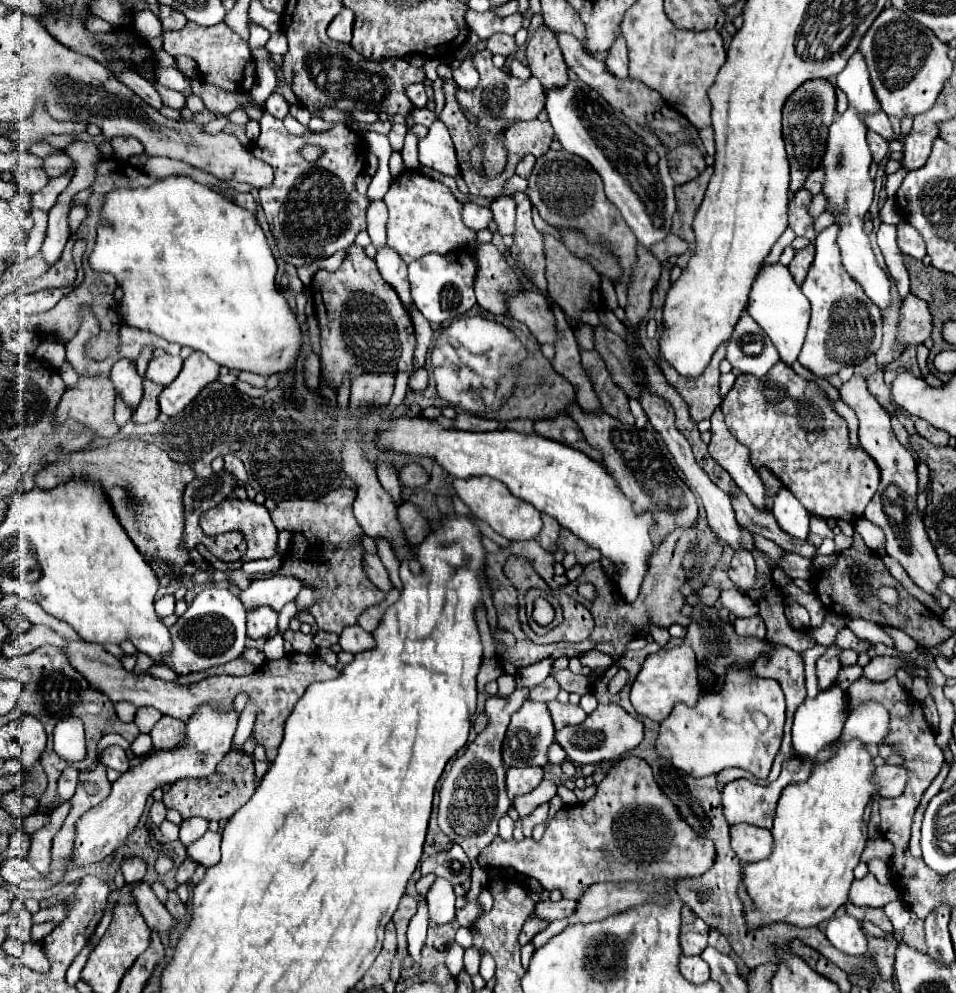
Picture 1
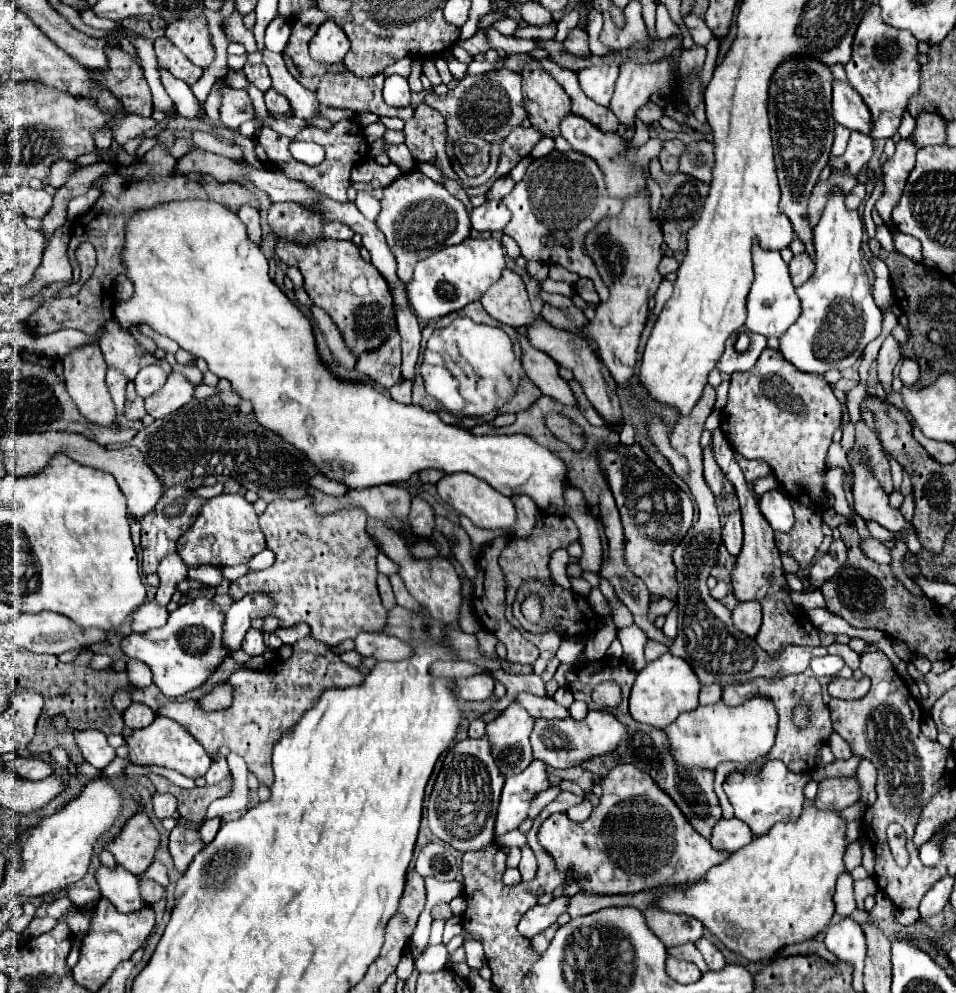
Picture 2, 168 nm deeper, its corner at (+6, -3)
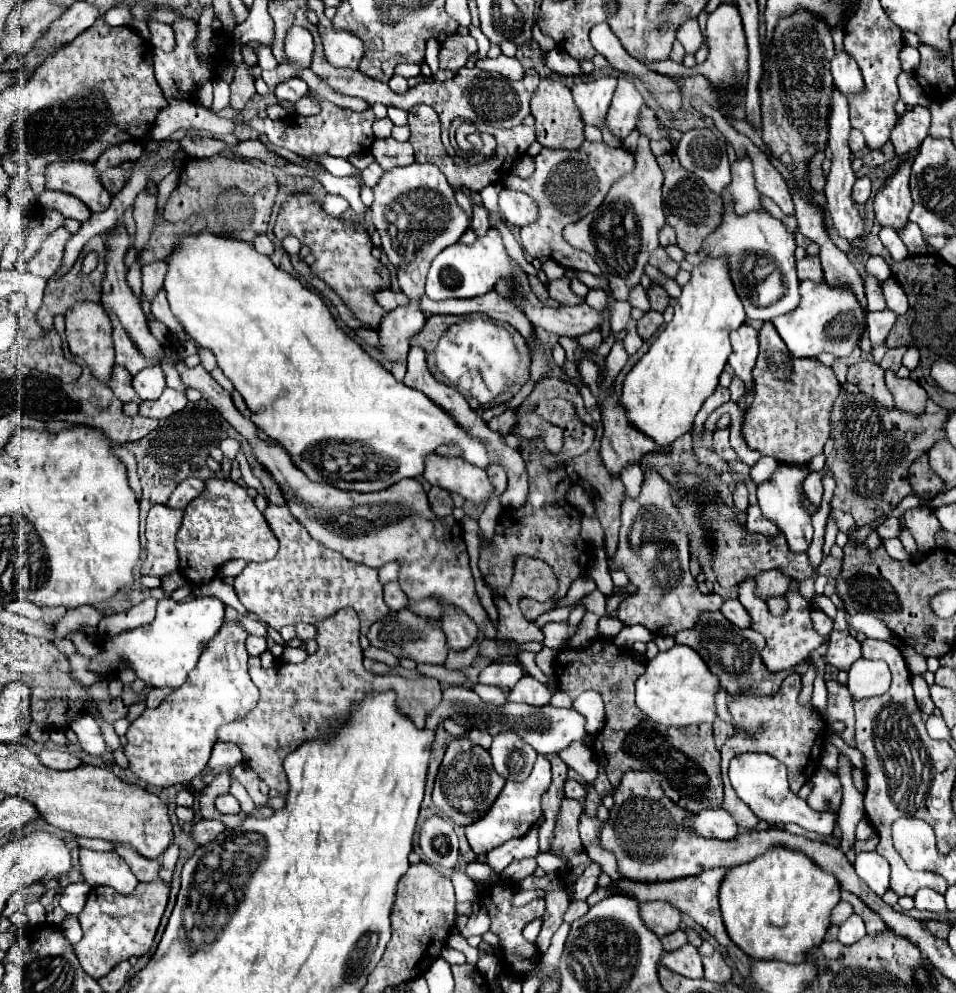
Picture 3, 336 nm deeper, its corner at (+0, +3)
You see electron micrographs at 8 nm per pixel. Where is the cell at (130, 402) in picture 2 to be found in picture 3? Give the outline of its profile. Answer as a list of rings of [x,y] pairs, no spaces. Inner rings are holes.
[[[116,365],[114,371],[112,371],[110,389],[112,389],[112,393],[114,393],[122,403],[130,403],[130,401],[140,403],[140,401],[142,401],[142,399],[134,393],[134,387],[132,387],[132,375],[130,375],[126,369],[122,369],[120,365]]]

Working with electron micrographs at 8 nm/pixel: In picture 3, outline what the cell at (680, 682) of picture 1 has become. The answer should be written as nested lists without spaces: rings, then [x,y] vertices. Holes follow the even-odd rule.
[[[674,645],[672,649],[658,653],[646,663],[646,673],[636,681],[636,705],[654,723],[666,727],[682,727],[694,723],[712,723],[716,719],[714,691],[718,687],[718,677],[710,673],[706,663],[694,649]]]

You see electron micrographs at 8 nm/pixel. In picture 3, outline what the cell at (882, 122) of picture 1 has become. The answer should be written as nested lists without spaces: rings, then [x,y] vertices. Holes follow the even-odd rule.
[[[836,53],[832,59],[832,75],[834,75],[834,85],[836,89],[850,99],[852,95],[858,95],[864,91],[864,81],[862,81],[862,73],[856,65],[854,59],[850,59],[850,55],[844,53]]]

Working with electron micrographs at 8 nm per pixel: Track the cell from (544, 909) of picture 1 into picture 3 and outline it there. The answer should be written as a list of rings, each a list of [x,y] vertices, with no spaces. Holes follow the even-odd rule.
[[[708,869],[704,871],[702,875],[694,875],[694,877],[682,877],[682,879],[674,879],[674,881],[662,881],[662,883],[634,883],[634,881],[628,881],[628,879],[618,879],[618,881],[612,881],[608,885],[608,889],[620,893],[620,895],[626,895],[626,897],[634,897],[636,901],[644,903],[644,901],[668,901],[672,905],[676,905],[680,911],[688,913],[696,923],[700,923],[702,927],[706,927],[708,933],[712,933],[716,937],[716,941],[720,945],[724,945],[732,957],[732,961],[736,963],[738,971],[744,975],[750,967],[750,957],[746,957],[728,937],[726,929],[724,929],[724,923],[722,923],[722,917],[720,917],[720,907],[718,907],[718,887],[720,887],[720,881],[724,877],[726,869]]]

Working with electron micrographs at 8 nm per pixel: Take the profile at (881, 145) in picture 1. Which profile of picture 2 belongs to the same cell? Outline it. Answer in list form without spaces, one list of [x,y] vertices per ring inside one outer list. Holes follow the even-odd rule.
[[[852,131],[850,135],[850,141],[848,141],[848,149],[844,155],[840,157],[830,157],[830,167],[840,167],[840,169],[848,169],[850,173],[858,173],[860,169],[866,167],[866,163],[870,161],[874,153],[874,147],[872,147],[872,139],[864,133],[858,133],[858,131]]]

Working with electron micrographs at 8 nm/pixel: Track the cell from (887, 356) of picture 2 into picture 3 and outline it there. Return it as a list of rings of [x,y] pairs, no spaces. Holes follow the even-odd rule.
[[[886,369],[886,387],[894,395],[894,403],[900,411],[910,411],[916,415],[924,413],[928,395],[916,381],[904,381],[896,377],[896,371]]]

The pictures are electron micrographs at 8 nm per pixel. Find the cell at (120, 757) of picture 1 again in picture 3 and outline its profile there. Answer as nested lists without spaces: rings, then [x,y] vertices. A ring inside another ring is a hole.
[[[80,713],[74,719],[74,723],[70,723],[70,729],[78,735],[78,743],[86,753],[90,753],[94,757],[100,757],[108,751],[108,745],[102,737],[102,731],[100,731],[100,727],[98,727],[98,723],[94,721],[92,715]]]

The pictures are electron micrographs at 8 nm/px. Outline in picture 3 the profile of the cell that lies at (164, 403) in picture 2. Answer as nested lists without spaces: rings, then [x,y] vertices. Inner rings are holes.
[[[166,387],[164,393],[156,401],[142,401],[140,403],[140,415],[152,417],[152,419],[166,419],[176,411],[182,411],[186,407],[186,391],[176,391]]]

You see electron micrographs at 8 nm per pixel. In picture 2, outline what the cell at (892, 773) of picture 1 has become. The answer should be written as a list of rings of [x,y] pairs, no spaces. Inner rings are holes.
[[[856,777],[852,779],[824,779],[818,785],[818,795],[814,807],[822,811],[842,811],[854,805],[860,797],[860,785]]]

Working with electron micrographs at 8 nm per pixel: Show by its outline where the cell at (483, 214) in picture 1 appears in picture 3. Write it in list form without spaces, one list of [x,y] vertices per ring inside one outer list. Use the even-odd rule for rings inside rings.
[[[502,189],[498,197],[498,209],[504,215],[506,223],[512,225],[528,225],[536,219],[536,205],[534,199],[528,197],[526,193],[512,191],[512,189]]]

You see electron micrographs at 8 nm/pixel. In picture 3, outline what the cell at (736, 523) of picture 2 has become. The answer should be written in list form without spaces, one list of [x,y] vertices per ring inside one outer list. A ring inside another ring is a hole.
[[[738,483],[736,489],[734,489],[734,507],[742,515],[746,515],[746,509],[748,509],[748,491],[746,491],[744,483]]]

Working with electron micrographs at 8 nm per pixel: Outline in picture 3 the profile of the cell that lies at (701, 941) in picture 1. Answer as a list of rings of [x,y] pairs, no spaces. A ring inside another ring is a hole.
[[[666,901],[640,903],[640,915],[646,927],[660,937],[678,931],[680,921],[682,921],[682,911]]]

